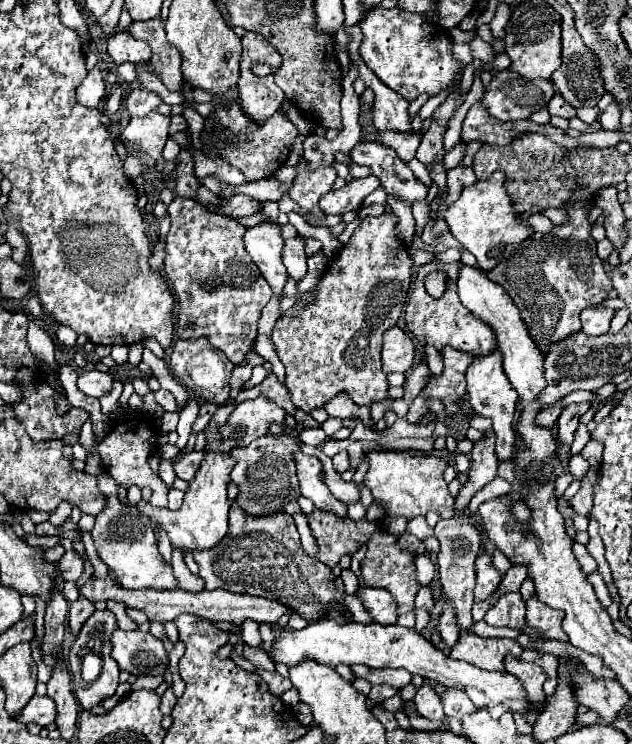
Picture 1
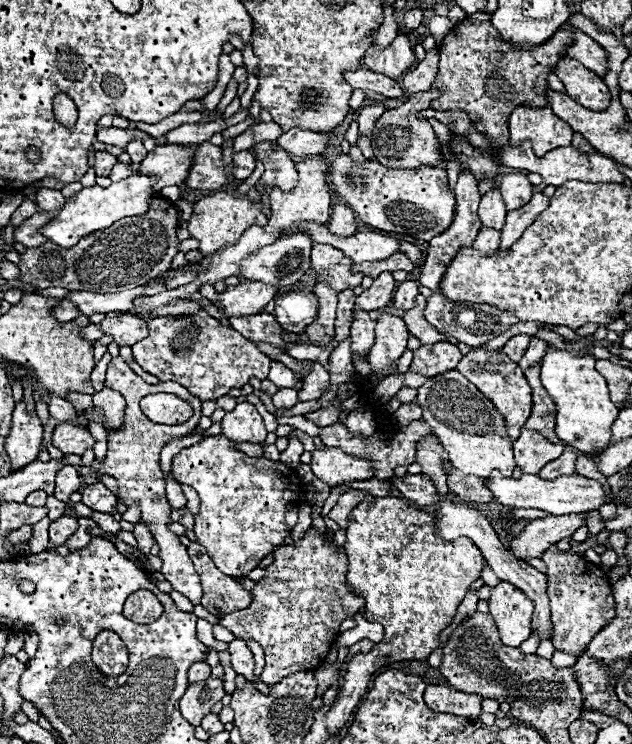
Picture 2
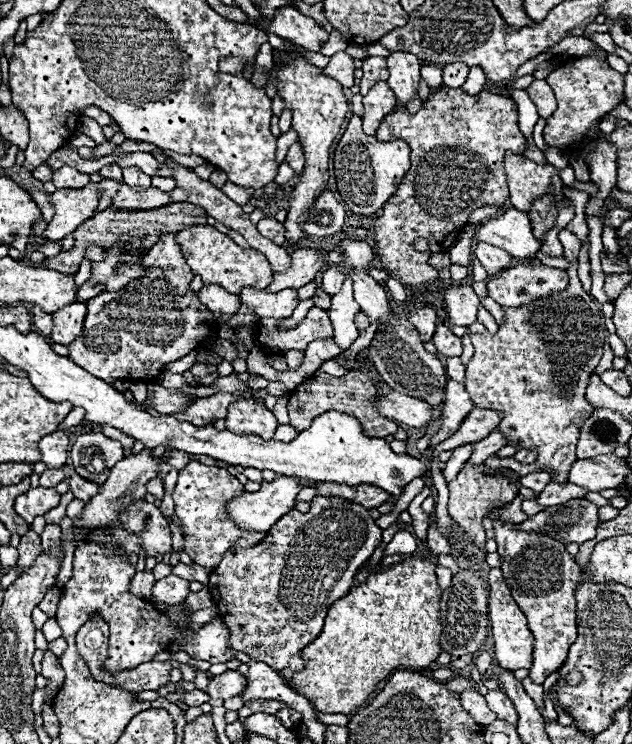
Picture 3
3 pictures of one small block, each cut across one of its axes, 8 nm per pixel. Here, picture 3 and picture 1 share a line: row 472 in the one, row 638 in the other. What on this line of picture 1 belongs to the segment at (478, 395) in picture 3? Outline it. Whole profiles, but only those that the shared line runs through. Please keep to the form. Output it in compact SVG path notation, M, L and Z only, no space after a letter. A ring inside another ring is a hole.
M536 596L526 602L526 622L528 626L540 630L548 638L568 642L566 632L562 630L562 610L548 608L546 604L538 602Z

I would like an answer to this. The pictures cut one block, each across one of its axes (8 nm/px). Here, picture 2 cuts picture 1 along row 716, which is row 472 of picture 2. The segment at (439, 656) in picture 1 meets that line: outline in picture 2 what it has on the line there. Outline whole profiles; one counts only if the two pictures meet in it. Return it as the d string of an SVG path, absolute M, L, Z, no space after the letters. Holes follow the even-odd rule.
M494 470L492 478L488 480L488 488L492 490L496 502L512 508L534 508L544 510L554 516L566 516L566 514L580 514L598 510L600 506L614 502L612 494L608 494L598 480L584 478L580 474L562 476L558 480L542 480L536 474L522 474L522 478L504 478L498 470Z

